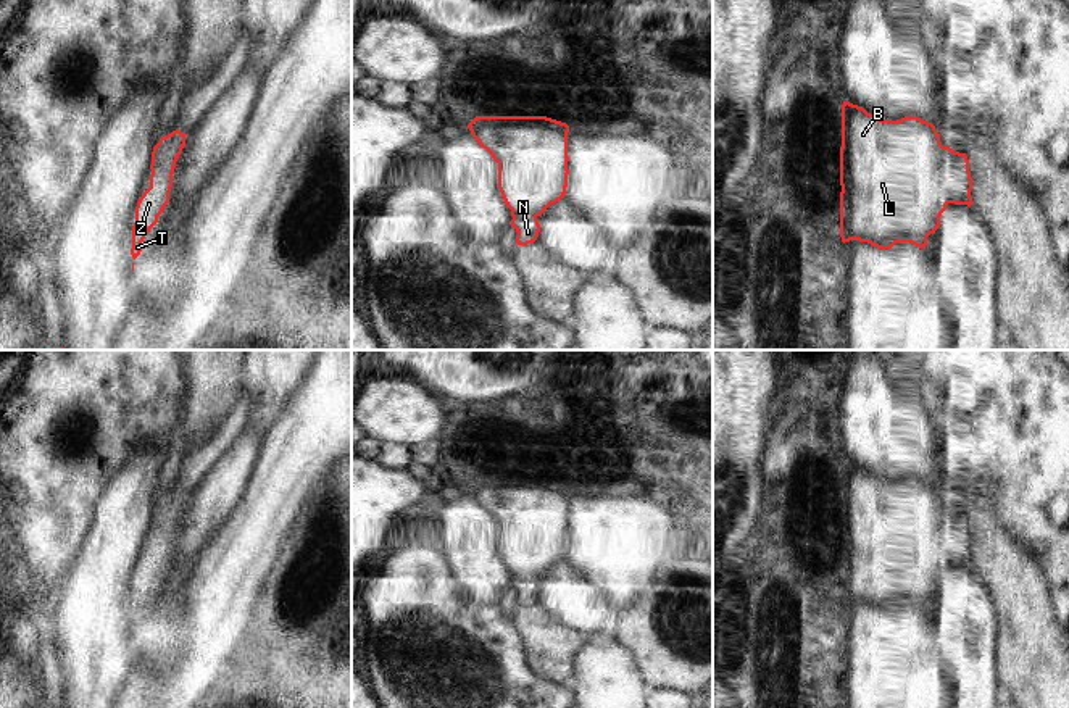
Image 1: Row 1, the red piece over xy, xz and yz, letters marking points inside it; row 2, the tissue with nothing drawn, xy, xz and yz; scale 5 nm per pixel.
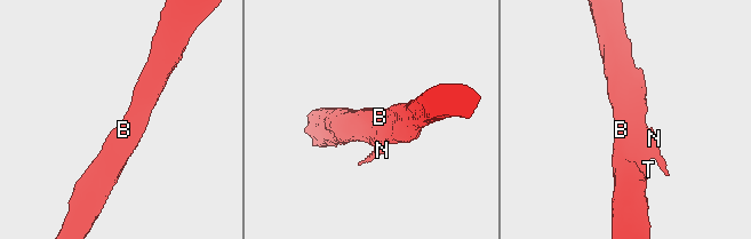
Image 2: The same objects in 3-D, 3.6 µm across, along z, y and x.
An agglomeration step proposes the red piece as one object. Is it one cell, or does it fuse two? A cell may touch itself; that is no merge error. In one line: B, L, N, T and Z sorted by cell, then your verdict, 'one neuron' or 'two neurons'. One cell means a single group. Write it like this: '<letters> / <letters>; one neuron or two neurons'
B L T Z / N; two neurons

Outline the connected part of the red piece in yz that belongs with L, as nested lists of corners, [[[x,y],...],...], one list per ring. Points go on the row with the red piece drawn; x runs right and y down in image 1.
[[[843,102],[840,147],[840,237],[877,248],[909,242],[919,248],[935,234],[948,200],[942,185],[943,145],[932,123],[917,116],[880,119],[863,106]]]

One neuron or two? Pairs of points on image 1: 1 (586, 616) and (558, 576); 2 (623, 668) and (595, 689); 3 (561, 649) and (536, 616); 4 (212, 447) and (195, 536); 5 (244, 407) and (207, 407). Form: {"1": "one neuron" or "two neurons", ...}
{"1": "one neuron", "2": "one neuron", "3": "one neuron", "4": "two neurons", "5": "two neurons"}

